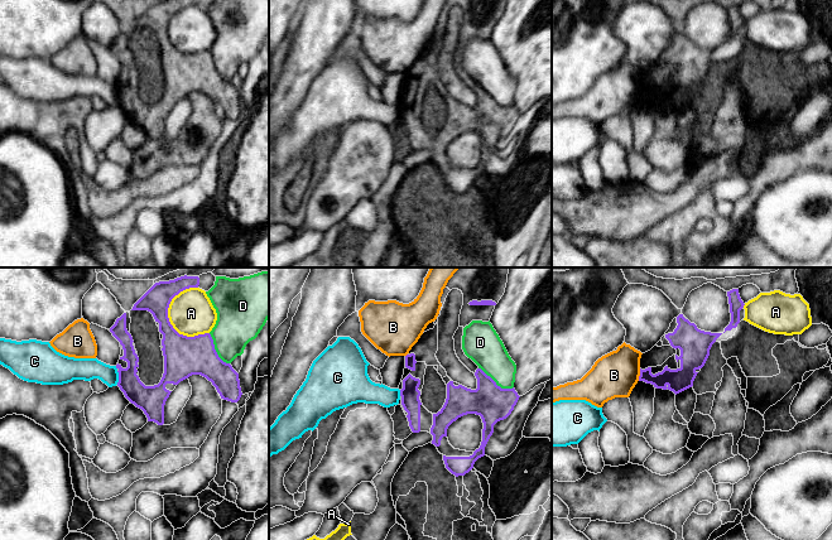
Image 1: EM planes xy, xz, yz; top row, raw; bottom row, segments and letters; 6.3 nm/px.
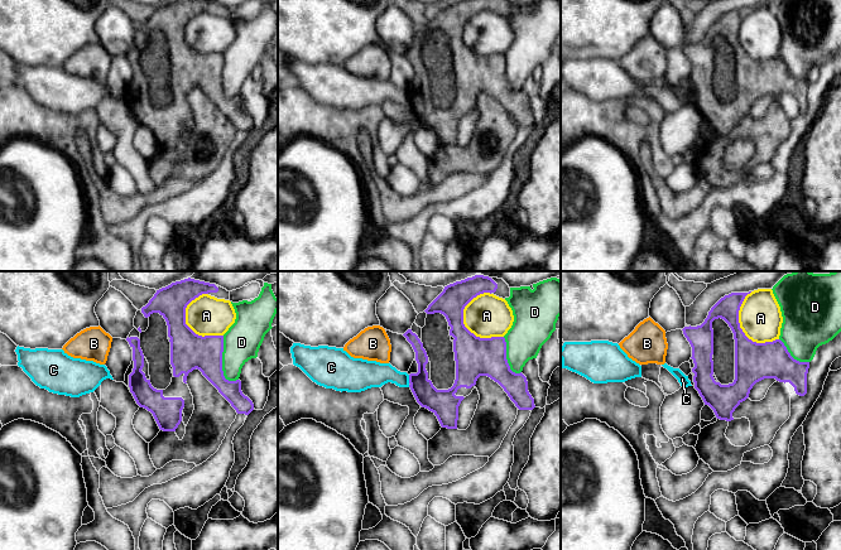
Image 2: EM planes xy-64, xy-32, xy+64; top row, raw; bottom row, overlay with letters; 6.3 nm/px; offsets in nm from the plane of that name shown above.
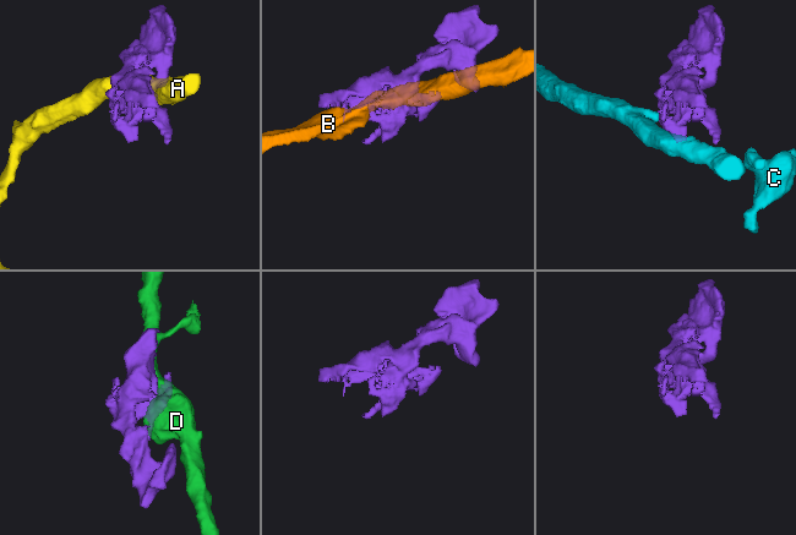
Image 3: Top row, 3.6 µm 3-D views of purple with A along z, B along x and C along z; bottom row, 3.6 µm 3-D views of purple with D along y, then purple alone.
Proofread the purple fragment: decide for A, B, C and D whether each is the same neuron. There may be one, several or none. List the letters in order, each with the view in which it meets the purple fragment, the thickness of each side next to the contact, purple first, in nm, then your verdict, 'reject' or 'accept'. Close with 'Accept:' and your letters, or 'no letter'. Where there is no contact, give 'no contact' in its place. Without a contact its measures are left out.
A: contact in xy; calibres 170 and 280 nm; reject
B: contact in yz; calibres 150 and 280 nm; reject
C: contact in xy; calibres 180 and 140 nm; reject
D: contact in xz; calibres 220 and 220 nm; reject
Accept: no letter

